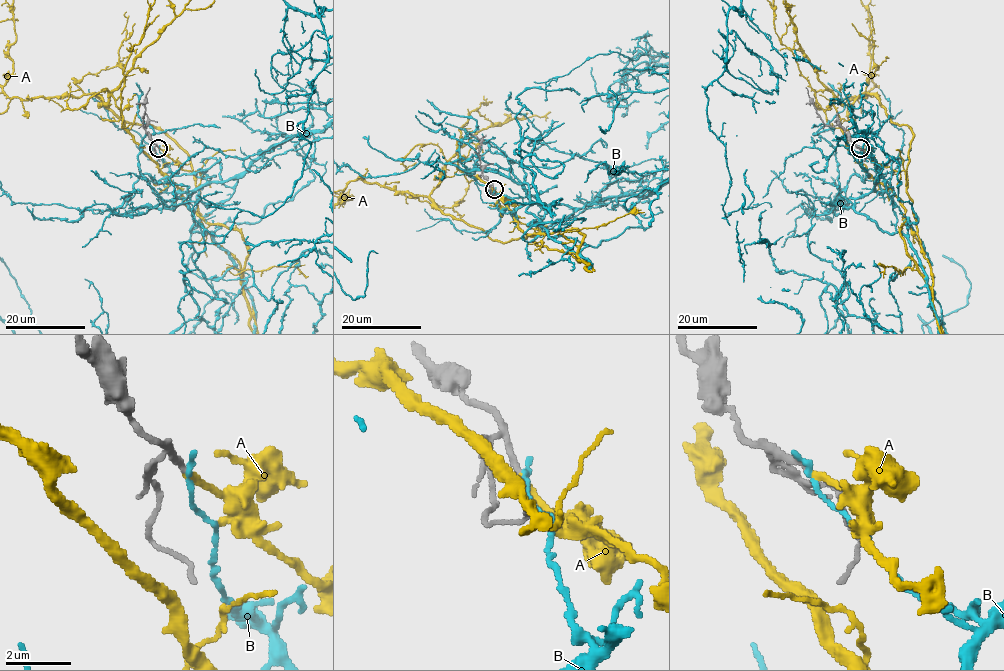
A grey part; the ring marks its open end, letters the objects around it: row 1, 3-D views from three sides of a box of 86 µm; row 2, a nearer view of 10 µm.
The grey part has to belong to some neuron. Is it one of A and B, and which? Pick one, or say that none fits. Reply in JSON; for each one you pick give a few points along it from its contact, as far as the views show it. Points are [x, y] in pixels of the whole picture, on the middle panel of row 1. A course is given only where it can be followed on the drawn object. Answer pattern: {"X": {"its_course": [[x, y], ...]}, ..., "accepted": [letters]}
{"accepted": ["A"]}

